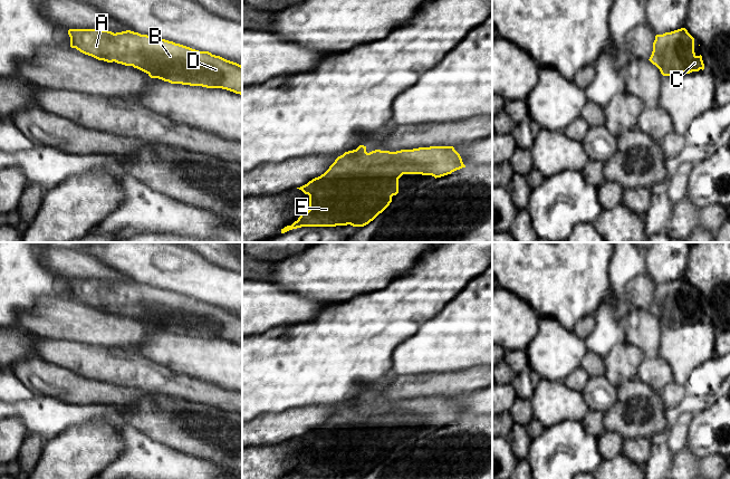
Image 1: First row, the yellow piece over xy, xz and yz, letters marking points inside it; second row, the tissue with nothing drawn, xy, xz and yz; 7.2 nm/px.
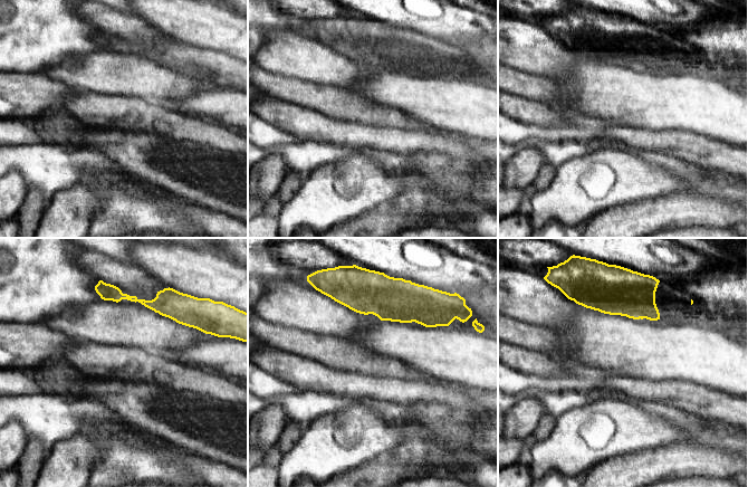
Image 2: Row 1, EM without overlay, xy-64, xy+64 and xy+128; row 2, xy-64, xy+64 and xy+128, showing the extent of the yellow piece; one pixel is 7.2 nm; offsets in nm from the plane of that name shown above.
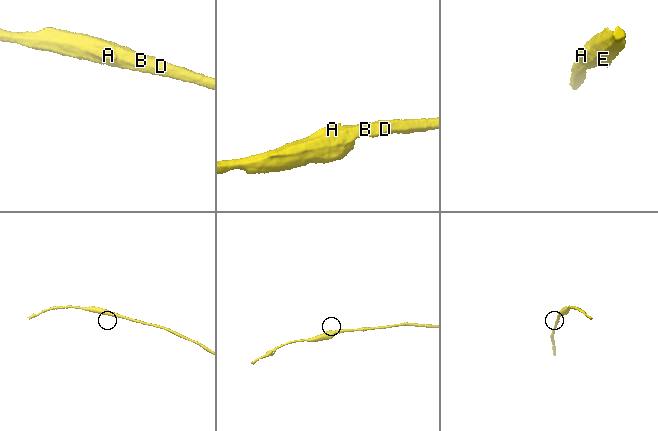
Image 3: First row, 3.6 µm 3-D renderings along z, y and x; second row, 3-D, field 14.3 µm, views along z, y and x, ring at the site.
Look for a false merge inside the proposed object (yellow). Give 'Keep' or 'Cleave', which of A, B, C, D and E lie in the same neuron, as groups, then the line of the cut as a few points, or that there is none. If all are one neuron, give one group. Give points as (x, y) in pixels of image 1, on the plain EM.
Keep. Groups: A B C D E. No split

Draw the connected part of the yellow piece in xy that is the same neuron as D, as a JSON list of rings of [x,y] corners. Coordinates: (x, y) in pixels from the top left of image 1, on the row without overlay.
[[[69,279],[70,297],[98,310],[133,316],[151,328],[171,334],[222,338],[242,345],[242,316],[209,301],[199,301],[165,289],[131,280],[112,282],[99,279]]]

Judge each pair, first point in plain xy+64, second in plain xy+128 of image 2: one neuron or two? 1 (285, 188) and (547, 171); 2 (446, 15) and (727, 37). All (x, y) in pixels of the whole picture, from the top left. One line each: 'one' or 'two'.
1: one
2: two

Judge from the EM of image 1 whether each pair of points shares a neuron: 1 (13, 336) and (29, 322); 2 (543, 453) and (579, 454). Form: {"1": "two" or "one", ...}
{"1": "two", "2": "one"}

